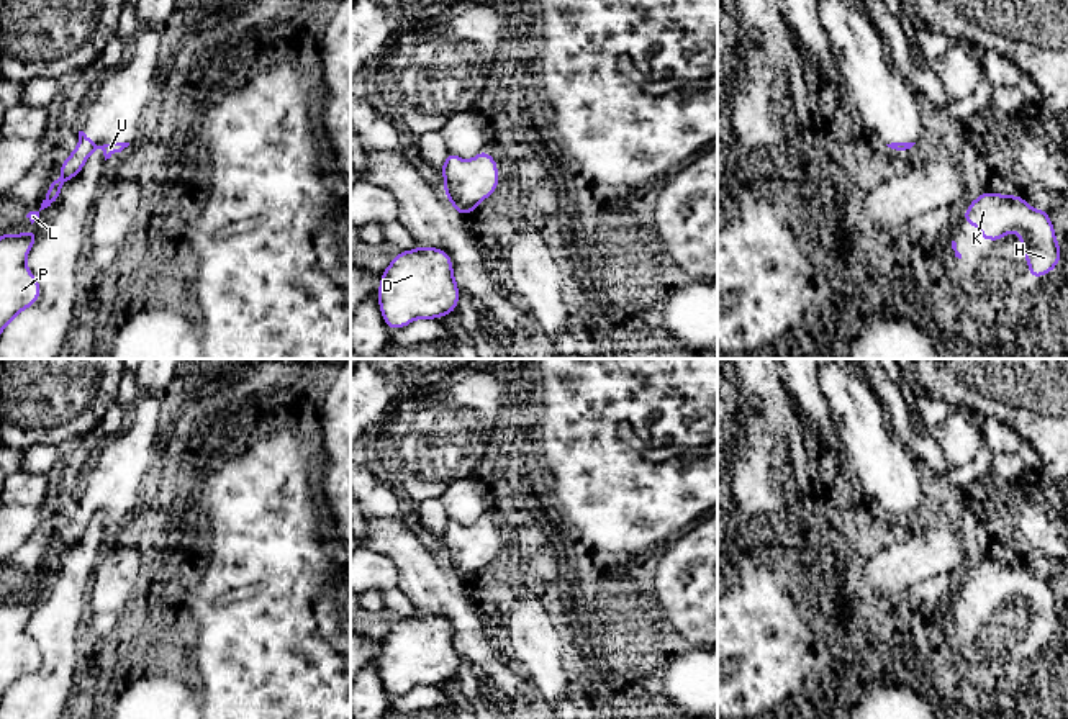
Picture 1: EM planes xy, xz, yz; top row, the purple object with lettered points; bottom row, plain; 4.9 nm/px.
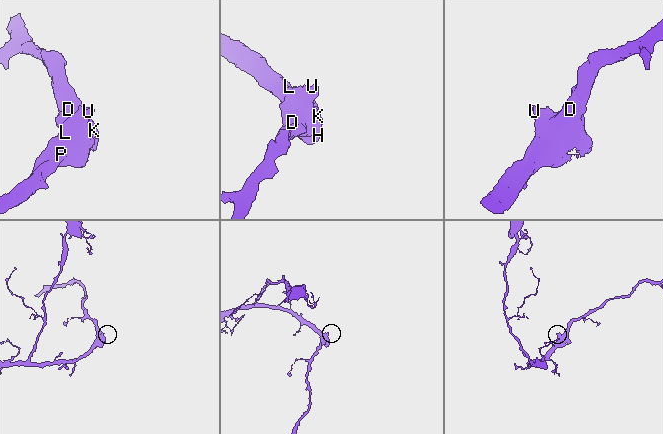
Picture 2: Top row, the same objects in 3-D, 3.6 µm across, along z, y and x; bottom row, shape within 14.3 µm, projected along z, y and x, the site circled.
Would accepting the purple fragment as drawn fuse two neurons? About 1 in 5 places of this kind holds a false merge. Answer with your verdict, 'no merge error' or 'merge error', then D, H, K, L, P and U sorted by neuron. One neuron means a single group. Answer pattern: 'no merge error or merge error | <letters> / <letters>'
no merge error | D H K L P U

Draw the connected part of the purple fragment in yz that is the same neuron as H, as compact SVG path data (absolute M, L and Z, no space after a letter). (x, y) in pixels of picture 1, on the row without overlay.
M981 560L968 572L963 586L968 593L981 593L983 608L1002 608L1009 598L1019 601L1019 617L1029 631L1030 647L1048 642L1060 631L1061 614L1047 577L1032 575L1017 560Z

